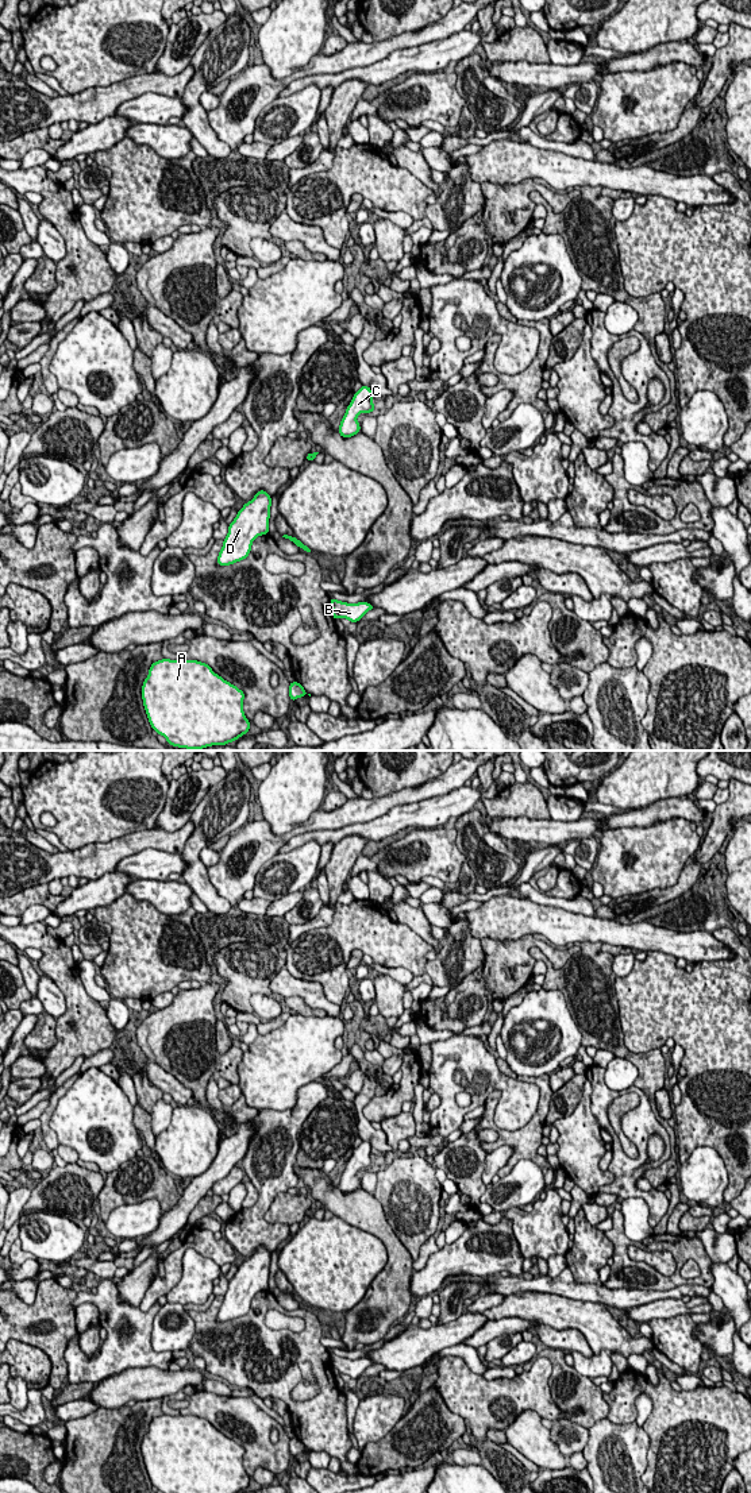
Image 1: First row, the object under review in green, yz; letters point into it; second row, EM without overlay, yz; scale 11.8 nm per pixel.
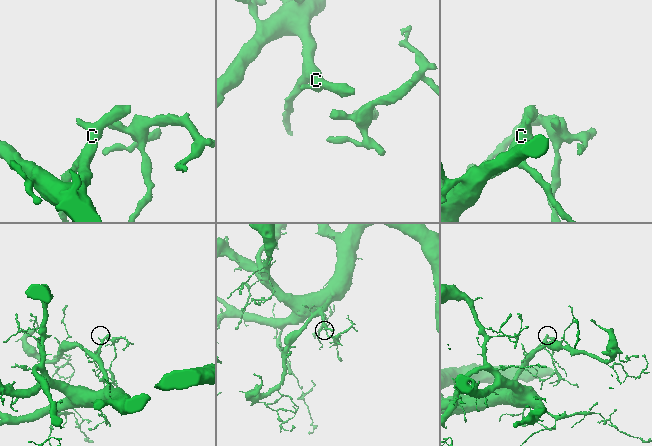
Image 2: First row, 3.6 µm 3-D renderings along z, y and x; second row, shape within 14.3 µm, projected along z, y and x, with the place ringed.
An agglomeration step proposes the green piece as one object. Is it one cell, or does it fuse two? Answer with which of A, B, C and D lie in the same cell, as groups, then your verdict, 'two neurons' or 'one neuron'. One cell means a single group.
A C D / B | two neurons

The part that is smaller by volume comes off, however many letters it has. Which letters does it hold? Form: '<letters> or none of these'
B

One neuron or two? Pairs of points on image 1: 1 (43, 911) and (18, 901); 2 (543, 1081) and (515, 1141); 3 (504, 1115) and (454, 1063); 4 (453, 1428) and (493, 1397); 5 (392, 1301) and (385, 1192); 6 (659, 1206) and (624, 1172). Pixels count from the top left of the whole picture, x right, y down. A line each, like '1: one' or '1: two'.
1: two
2: one
3: one
4: two
5: two
6: one

